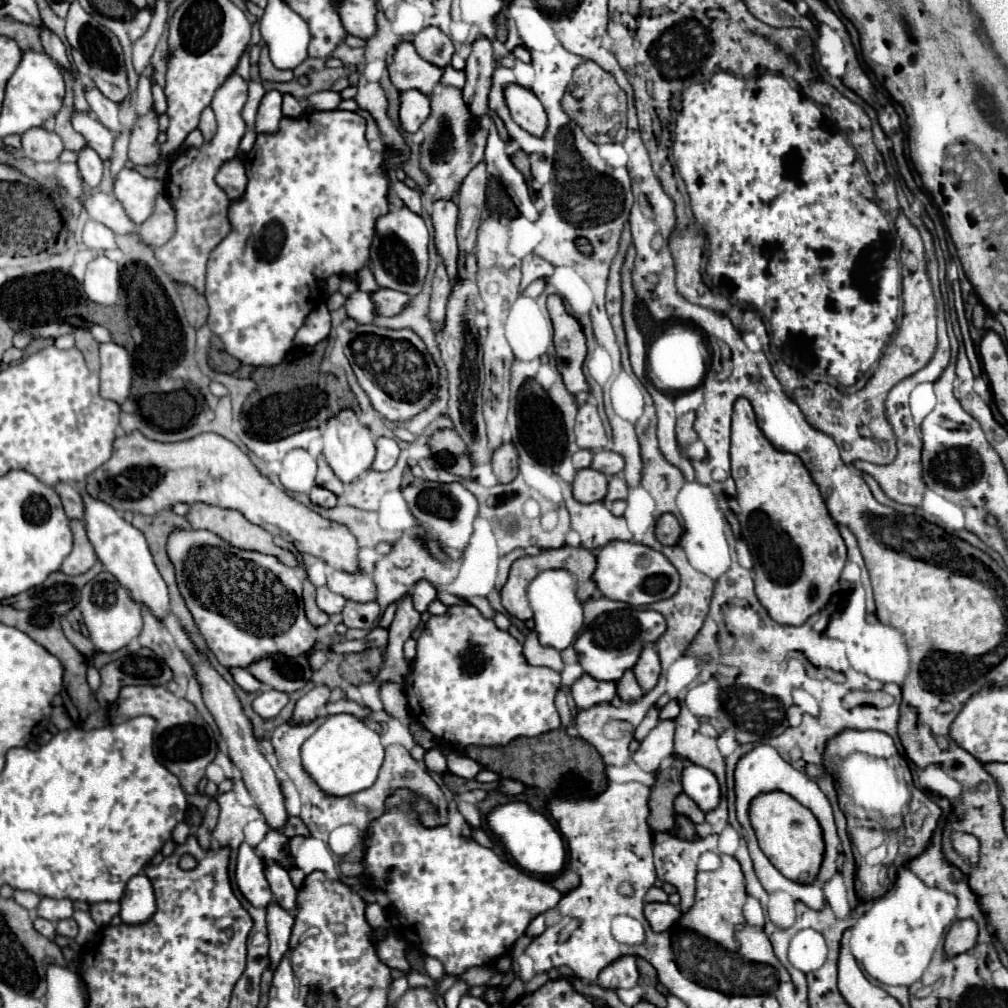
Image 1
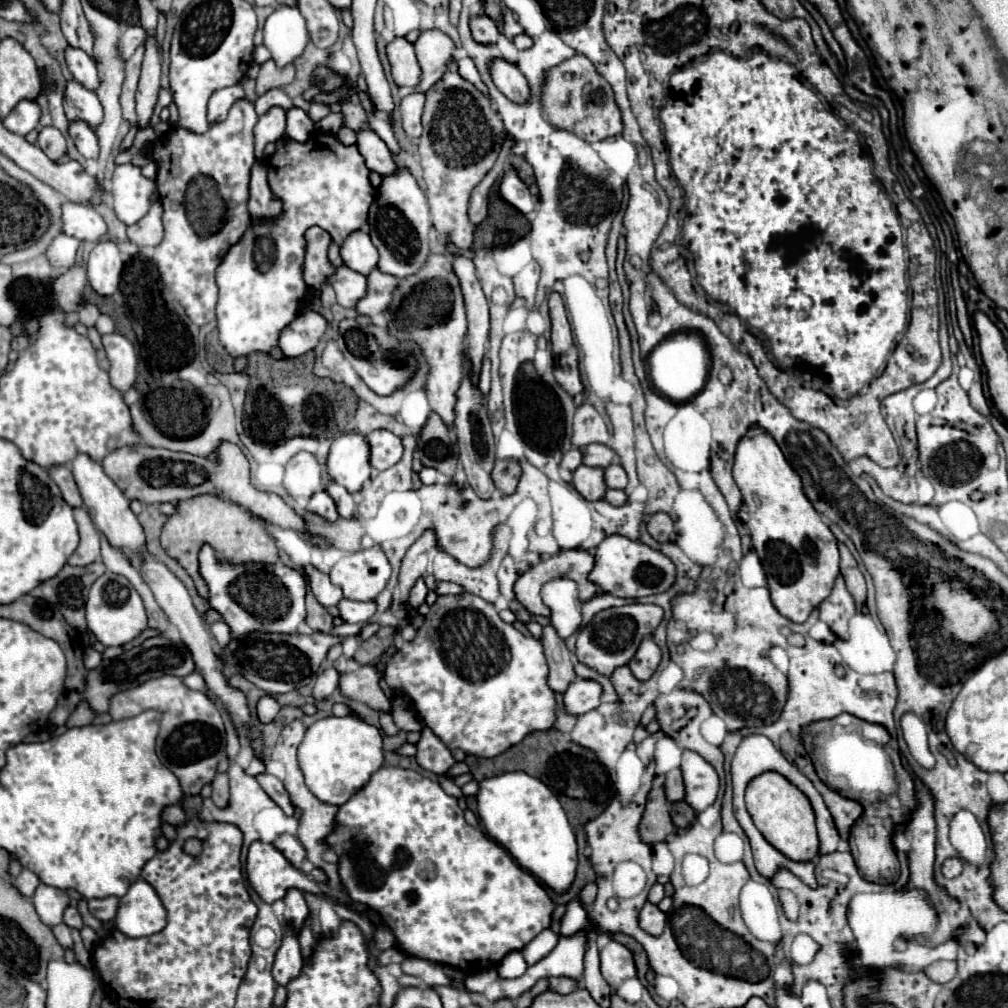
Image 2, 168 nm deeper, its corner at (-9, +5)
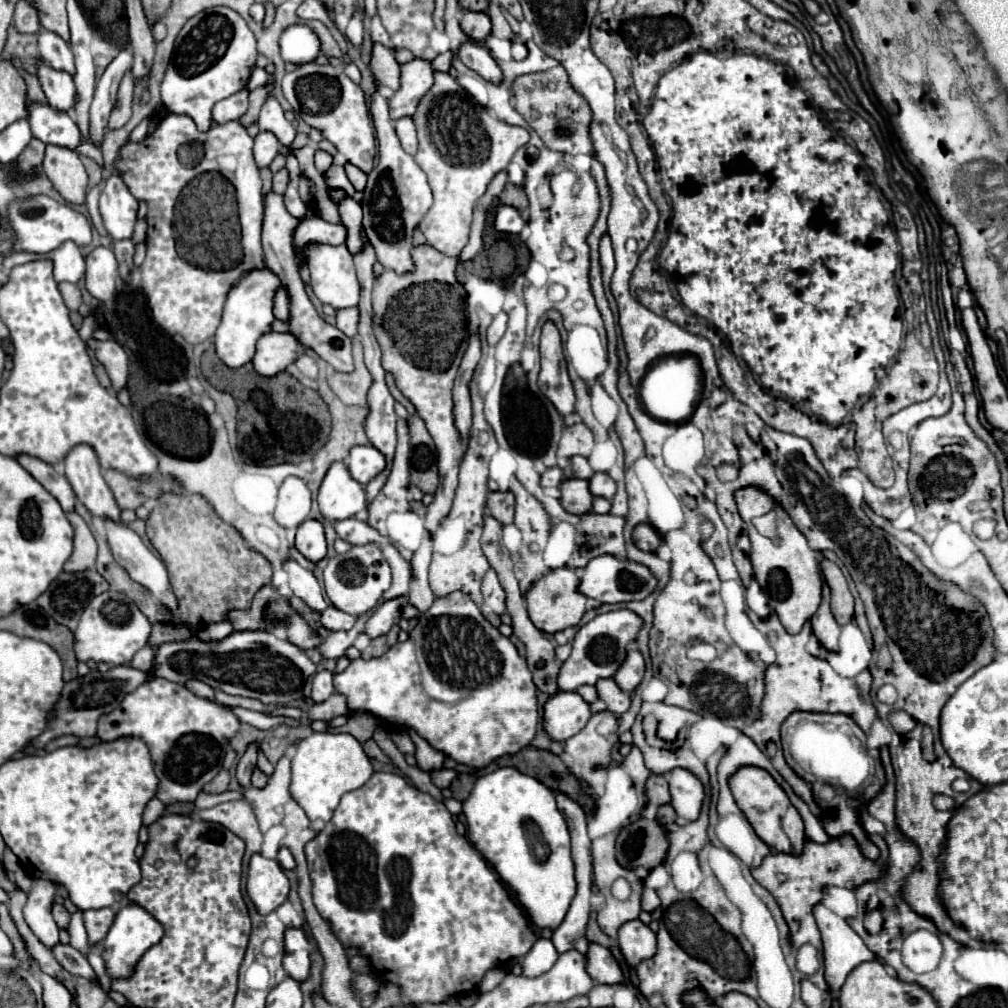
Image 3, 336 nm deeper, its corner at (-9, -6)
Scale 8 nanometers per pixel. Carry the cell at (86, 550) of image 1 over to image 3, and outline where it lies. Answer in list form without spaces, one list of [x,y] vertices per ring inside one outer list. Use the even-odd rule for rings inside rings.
[[[69,511],[67,513],[69,523],[75,529],[75,545],[73,545],[73,553],[65,563],[65,571],[85,571],[89,567],[95,565],[95,557],[97,557],[97,543],[87,527],[87,523],[75,513]]]

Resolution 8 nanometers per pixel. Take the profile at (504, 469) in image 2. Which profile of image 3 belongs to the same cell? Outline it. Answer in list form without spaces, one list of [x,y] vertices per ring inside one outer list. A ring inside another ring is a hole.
[[[491,491],[487,495],[487,509],[501,525],[513,523],[513,493],[509,493],[509,491],[493,493]]]

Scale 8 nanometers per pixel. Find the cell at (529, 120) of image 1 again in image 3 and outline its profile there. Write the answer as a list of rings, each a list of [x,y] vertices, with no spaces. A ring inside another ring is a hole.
[[[467,41],[459,47],[459,59],[473,71],[477,71],[483,79],[491,83],[501,81],[501,69],[497,67],[495,59],[489,55],[489,49],[483,45],[477,45],[475,41]]]

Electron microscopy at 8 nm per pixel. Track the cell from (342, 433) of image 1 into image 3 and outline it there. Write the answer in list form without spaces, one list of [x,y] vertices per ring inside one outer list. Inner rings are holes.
[[[333,463],[329,467],[321,483],[317,503],[319,503],[321,515],[331,523],[349,519],[357,511],[367,507],[363,485],[349,475],[345,463]]]

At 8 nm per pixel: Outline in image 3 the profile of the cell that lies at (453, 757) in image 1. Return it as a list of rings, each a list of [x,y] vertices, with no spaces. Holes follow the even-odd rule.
[[[437,769],[437,771],[429,771],[433,785],[437,785],[439,789],[445,789],[451,785],[451,781],[455,779],[455,771],[453,769]]]

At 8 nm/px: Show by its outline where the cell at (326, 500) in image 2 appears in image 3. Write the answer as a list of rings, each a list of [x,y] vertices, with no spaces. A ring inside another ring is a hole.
[[[307,519],[299,525],[297,529],[297,537],[295,537],[295,547],[297,551],[317,563],[319,559],[325,557],[327,553],[327,543],[325,543],[325,533],[323,533],[323,525],[315,519]]]

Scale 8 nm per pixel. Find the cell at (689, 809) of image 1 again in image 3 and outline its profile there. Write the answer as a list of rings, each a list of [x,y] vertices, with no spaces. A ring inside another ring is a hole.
[[[651,775],[645,783],[645,795],[647,795],[647,801],[653,805],[669,803],[671,795],[669,795],[667,779],[663,775]]]

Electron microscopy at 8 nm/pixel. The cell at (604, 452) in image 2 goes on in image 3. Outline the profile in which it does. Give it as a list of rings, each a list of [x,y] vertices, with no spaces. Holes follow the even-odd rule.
[[[571,457],[569,465],[563,469],[567,479],[589,479],[593,475],[593,469],[589,467],[585,457]]]

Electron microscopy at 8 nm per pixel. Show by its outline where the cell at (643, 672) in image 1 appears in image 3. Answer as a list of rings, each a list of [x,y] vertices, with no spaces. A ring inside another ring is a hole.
[[[635,649],[635,651],[627,651],[625,661],[621,663],[621,667],[615,673],[615,683],[623,689],[623,691],[635,691],[635,687],[641,683],[643,679],[643,671],[645,671],[645,663],[643,663],[643,655]]]

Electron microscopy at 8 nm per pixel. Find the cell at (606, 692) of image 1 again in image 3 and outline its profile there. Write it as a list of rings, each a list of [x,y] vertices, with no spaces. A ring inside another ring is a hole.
[[[559,691],[543,705],[543,729],[553,741],[567,741],[589,721],[589,703],[575,691]]]

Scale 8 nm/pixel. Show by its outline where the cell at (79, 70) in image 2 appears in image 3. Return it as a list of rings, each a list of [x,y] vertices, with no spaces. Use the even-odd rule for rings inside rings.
[[[41,29],[37,33],[37,43],[39,43],[39,55],[51,65],[61,71],[69,71],[73,75],[73,53],[69,45],[57,35],[47,29]]]

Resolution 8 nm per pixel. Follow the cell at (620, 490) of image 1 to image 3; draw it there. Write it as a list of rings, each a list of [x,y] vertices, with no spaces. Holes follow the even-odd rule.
[[[595,473],[589,481],[589,491],[591,491],[591,495],[595,495],[595,497],[605,497],[605,499],[613,499],[613,495],[615,495],[615,481],[607,475],[607,473]]]

